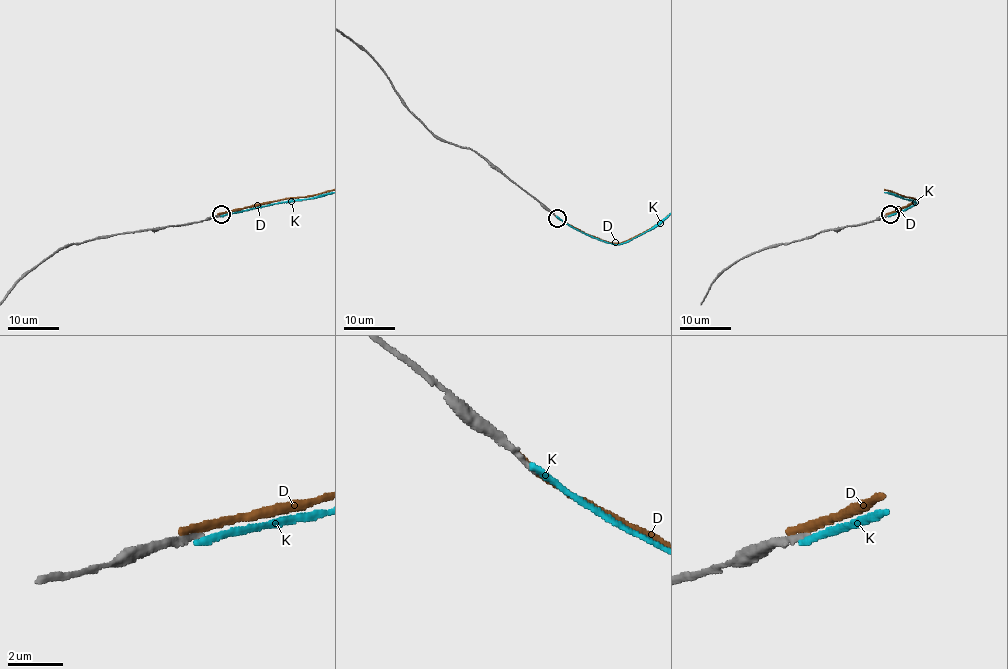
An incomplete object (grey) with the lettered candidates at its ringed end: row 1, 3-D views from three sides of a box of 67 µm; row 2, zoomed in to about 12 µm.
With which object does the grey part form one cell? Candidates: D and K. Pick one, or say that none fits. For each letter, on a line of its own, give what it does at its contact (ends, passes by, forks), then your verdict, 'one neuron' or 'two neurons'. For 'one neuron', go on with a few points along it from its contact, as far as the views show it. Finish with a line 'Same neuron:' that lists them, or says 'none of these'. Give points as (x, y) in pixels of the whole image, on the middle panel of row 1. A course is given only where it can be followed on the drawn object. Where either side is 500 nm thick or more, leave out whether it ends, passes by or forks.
D: it ends there; two neurons
K: it ends there; two neurons
Same neuron: none of these

